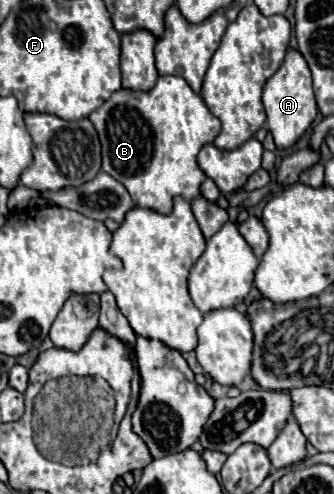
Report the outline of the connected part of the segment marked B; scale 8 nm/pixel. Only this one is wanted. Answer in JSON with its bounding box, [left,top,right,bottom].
[90,75,220,215]

